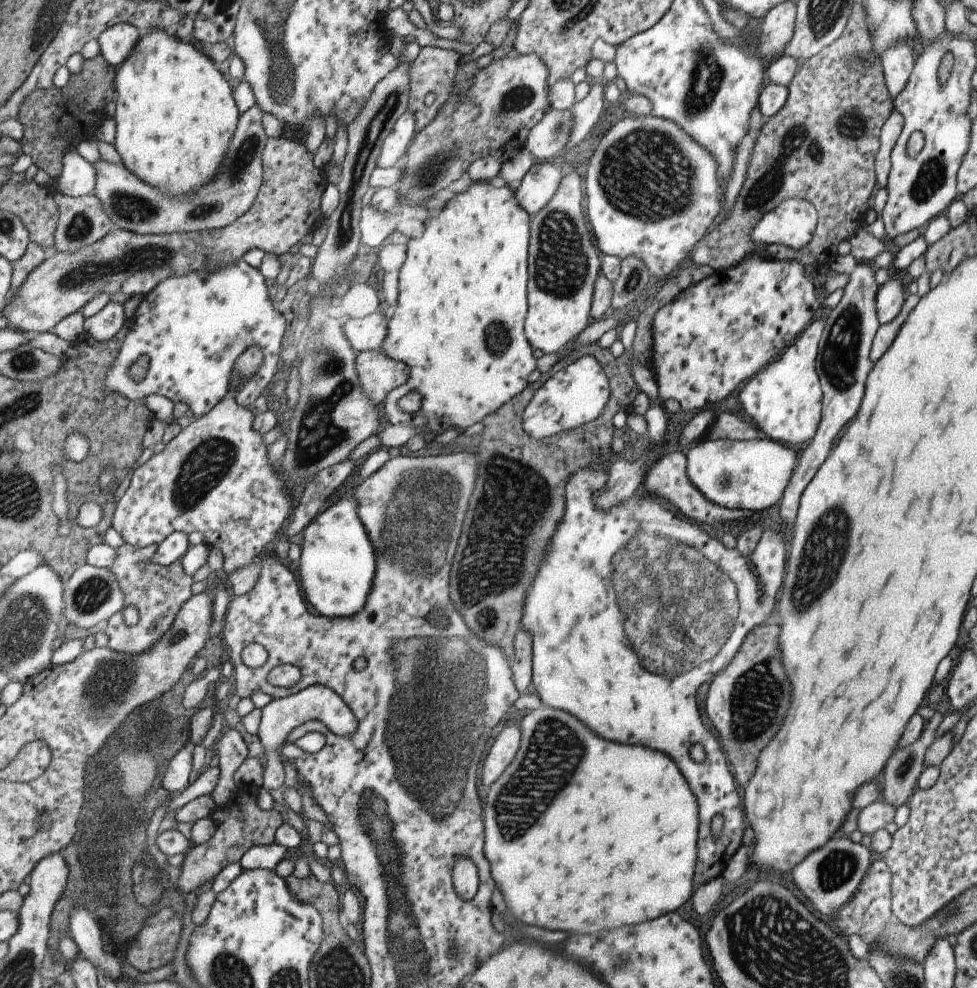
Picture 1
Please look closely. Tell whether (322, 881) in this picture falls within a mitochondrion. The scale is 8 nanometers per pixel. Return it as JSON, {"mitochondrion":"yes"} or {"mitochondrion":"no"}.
{"mitochondrion":"no"}

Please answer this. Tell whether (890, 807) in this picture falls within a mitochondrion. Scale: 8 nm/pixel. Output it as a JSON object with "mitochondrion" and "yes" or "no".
{"mitochondrion":"no"}

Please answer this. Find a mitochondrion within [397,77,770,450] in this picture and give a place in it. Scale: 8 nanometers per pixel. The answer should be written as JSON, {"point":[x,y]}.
{"point":[648,174]}

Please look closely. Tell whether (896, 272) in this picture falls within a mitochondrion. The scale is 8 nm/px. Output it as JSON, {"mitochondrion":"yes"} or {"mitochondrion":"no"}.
{"mitochondrion":"no"}

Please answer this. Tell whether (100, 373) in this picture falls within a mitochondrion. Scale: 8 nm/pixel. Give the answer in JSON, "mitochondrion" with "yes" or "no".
{"mitochondrion":"no"}

